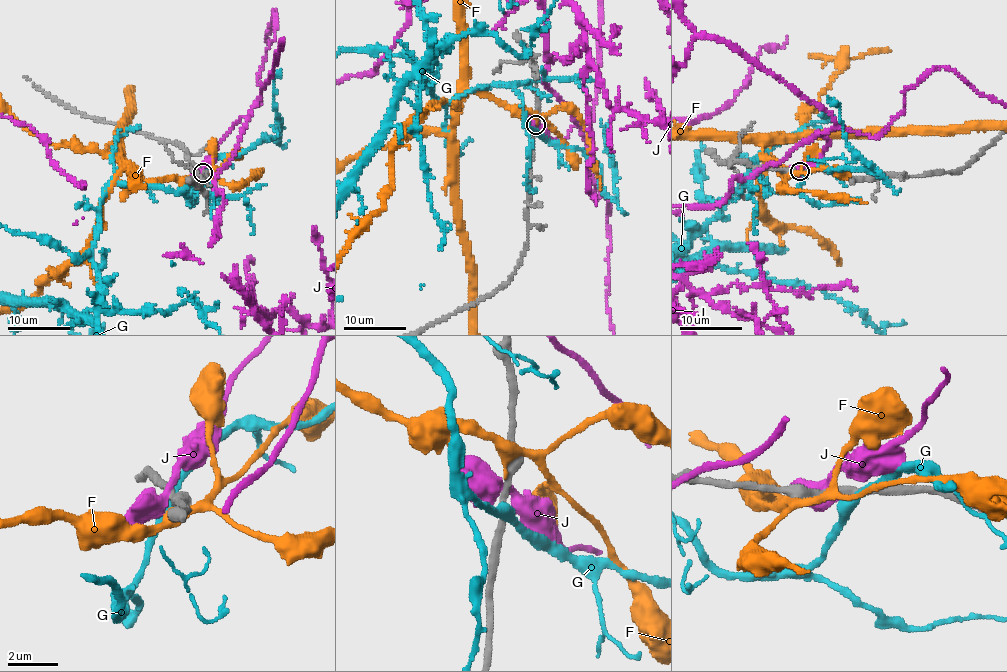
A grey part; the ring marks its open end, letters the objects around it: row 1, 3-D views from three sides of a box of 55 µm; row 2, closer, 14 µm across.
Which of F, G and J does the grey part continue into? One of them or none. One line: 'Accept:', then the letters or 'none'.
Accept: J

